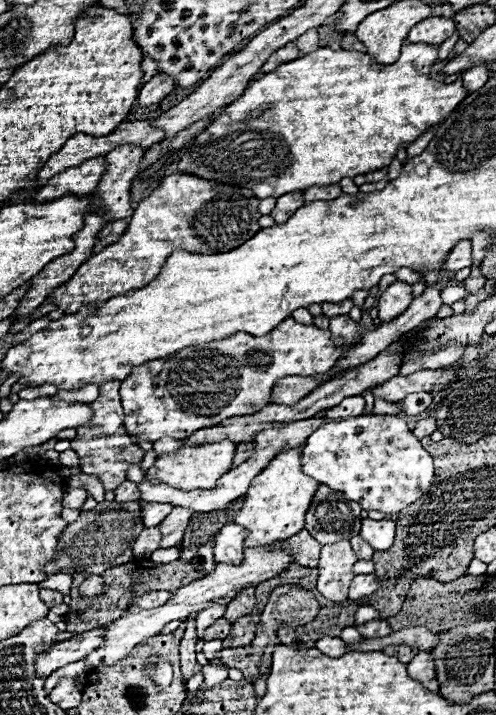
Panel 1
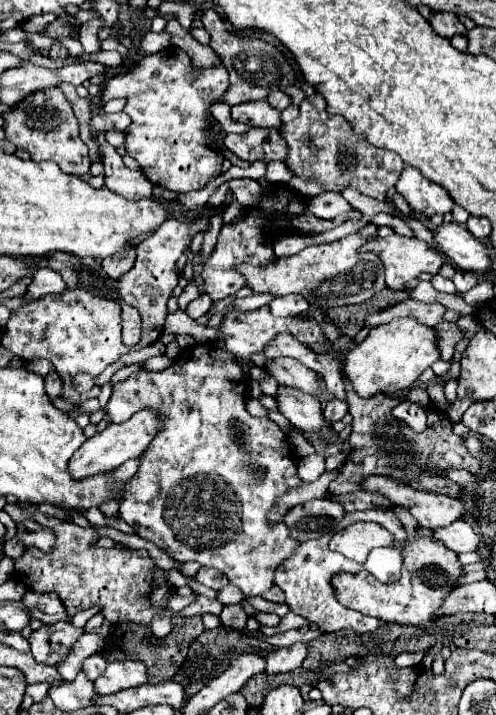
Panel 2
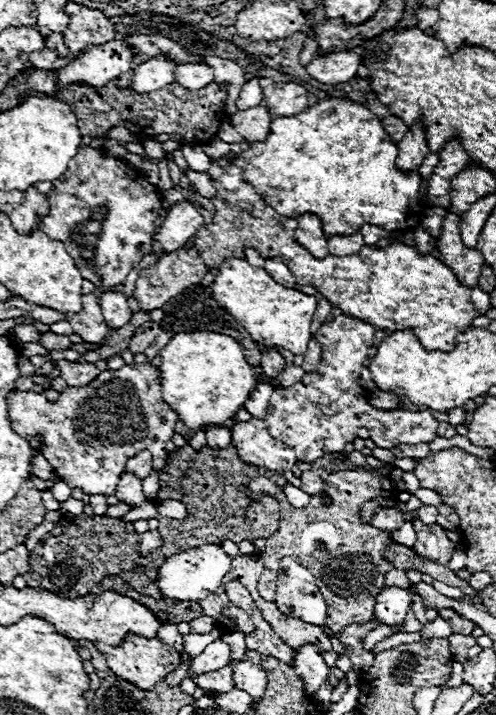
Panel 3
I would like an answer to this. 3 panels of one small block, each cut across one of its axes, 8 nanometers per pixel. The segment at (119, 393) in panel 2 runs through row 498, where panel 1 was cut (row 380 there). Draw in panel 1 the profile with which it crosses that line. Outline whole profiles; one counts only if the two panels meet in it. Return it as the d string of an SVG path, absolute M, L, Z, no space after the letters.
M292 316L282 320L282 324L278 324L268 336L262 338L250 336L246 332L236 332L234 336L228 336L224 340L190 346L182 352L174 352L174 356L142 364L134 368L134 372L130 372L126 380L122 380L120 396L124 406L124 424L130 436L134 436L136 440L160 440L164 436L188 438L196 430L210 428L226 418L248 416L262 410L270 404L270 394L276 380L284 376L314 376L328 372L340 356L342 340L334 338L328 328L318 328L314 324L298 324Z

